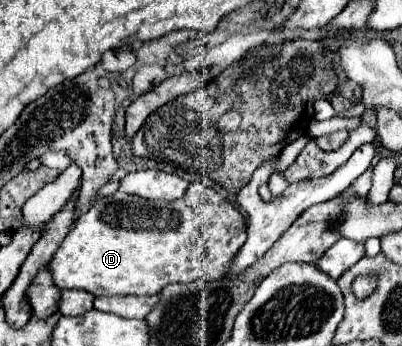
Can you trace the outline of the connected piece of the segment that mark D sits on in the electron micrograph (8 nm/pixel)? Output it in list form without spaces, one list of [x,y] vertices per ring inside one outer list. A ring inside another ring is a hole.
[[[193,182],[185,194],[185,198],[177,202],[165,200],[145,200],[135,194],[115,192],[113,196],[99,198],[89,212],[81,214],[75,222],[75,228],[65,236],[59,246],[55,258],[49,262],[49,270],[53,272],[53,282],[65,288],[81,288],[91,292],[93,296],[117,296],[117,294],[135,294],[147,296],[161,292],[171,282],[195,282],[195,280],[219,280],[223,278],[229,262],[243,246],[247,238],[247,226],[241,214],[233,208],[229,200],[225,200],[213,188],[203,186],[201,182]]]

